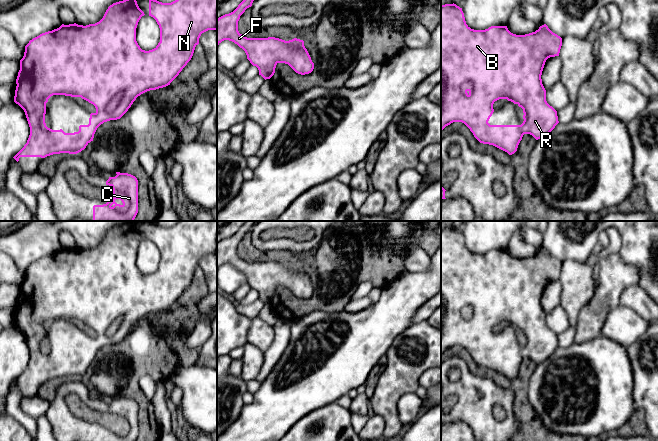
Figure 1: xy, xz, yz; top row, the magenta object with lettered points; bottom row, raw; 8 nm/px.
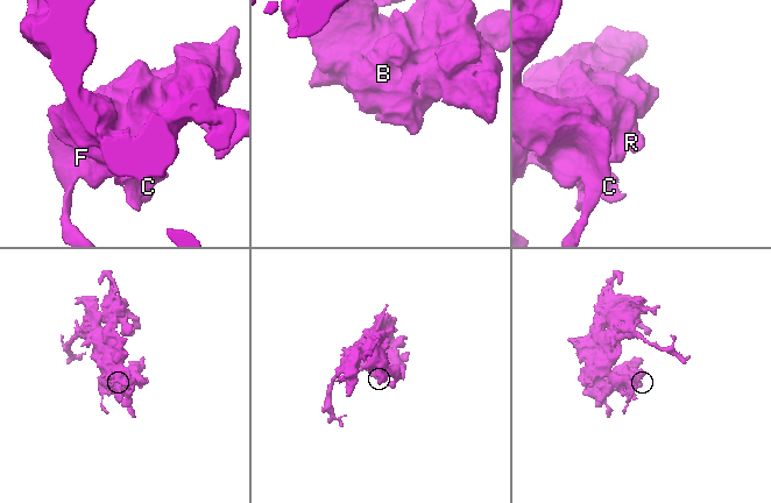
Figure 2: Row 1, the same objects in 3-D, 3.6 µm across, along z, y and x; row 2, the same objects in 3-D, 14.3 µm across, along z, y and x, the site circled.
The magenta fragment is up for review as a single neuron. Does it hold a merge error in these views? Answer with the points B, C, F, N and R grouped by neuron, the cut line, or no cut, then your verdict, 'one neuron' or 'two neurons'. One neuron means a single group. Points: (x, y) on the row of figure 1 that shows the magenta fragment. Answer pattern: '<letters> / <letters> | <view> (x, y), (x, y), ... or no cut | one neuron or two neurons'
B C F N R | no cut | one neuron

